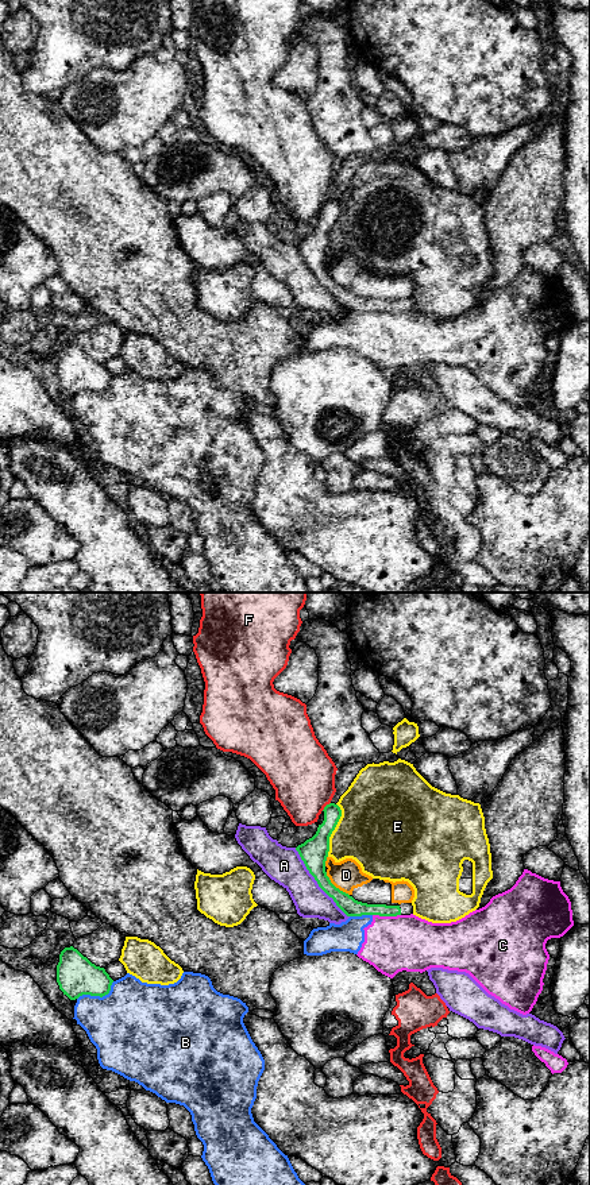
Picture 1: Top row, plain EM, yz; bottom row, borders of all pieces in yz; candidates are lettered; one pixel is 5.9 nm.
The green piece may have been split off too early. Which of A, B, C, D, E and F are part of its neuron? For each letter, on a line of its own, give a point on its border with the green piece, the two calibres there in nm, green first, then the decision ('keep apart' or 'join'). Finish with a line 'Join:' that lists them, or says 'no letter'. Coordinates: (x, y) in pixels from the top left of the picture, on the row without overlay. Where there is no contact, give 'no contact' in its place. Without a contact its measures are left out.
A: yz (317, 278) | 170/220 nm | keep apart
B: yz (97, 390) | 240/440 nm | keep apart
C: yz (386, 311) | 110/340 nm | keep apart
D: yz (334, 281) | 170/180 nm | keep apart
E: yz (334, 224) | 170/440 nm | keep apart
F: yz (326, 201) | 140/380 nm | keep apart
Join: no letter

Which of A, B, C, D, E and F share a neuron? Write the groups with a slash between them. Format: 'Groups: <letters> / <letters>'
Groups: A / B C / D / E / F

